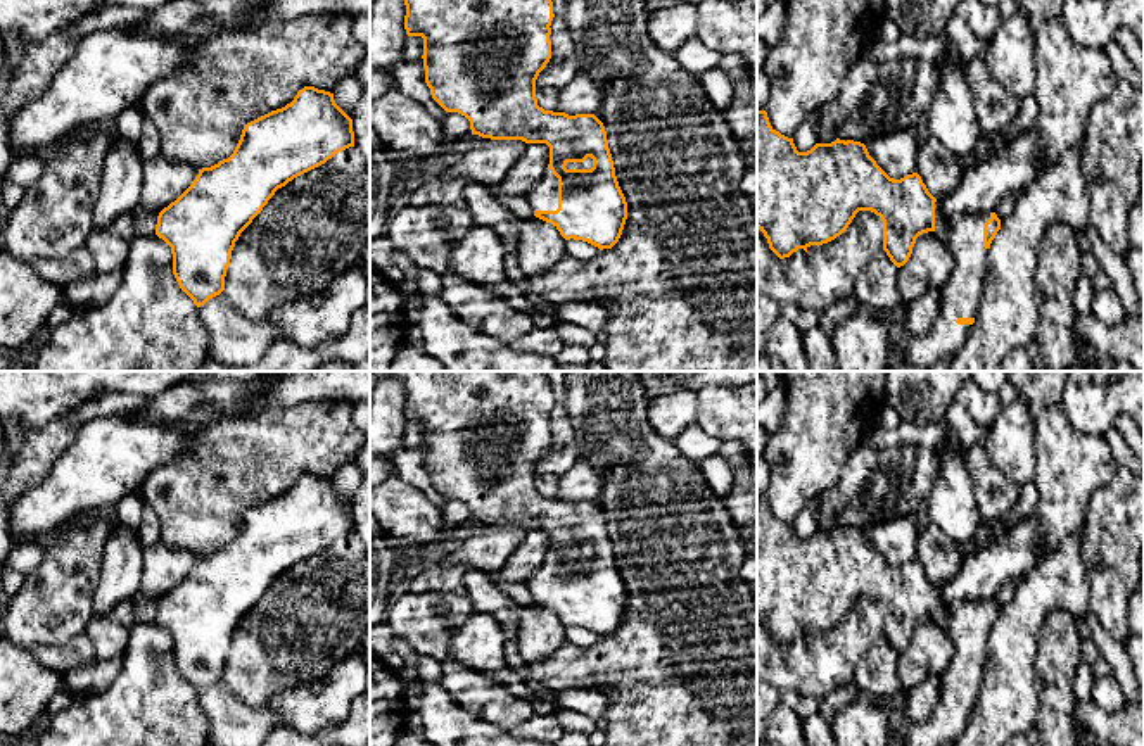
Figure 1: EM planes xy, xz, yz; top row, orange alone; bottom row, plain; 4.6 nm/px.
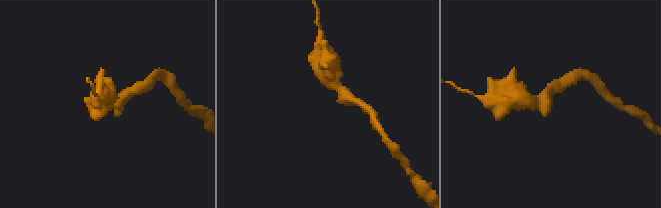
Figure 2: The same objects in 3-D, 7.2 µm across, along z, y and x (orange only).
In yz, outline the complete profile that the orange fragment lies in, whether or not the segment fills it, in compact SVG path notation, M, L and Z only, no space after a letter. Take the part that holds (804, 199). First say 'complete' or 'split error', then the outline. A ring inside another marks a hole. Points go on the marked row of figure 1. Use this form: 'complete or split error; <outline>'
split error; M757 111L757 228L767 238L769 249L779 257L790 257L798 249L823 245L840 237L859 211L871 211L883 221L883 250L890 261L904 266L923 233L938 233L949 247L952 269L938 290L938 314L923 337L906 335L900 345L900 364L930 371L940 359L954 357L964 345L982 302L983 278L988 268L988 249L1001 219L990 214L957 214L942 219L942 200L937 200L918 173L900 180L890 178L869 155L861 142L840 140L816 143L798 152L793 138L776 131L766 111Z

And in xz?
split error; M404 0L408 36L423 38L425 83L432 98L446 111L470 121L472 135L491 140L546 143L550 164L544 176L525 193L534 216L551 223L565 240L582 240L600 250L612 249L627 219L627 202L619 186L603 123L594 114L544 111L537 105L536 79L551 59L551 0Z

